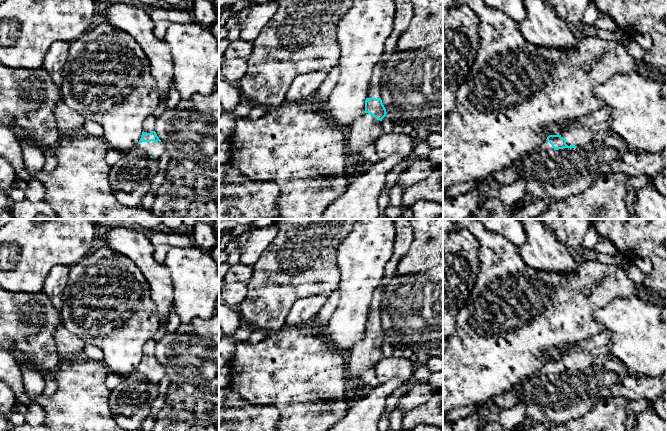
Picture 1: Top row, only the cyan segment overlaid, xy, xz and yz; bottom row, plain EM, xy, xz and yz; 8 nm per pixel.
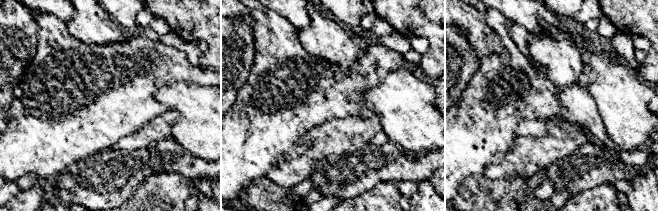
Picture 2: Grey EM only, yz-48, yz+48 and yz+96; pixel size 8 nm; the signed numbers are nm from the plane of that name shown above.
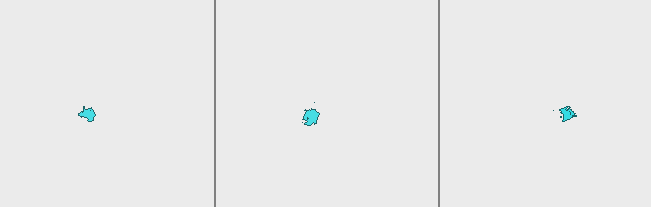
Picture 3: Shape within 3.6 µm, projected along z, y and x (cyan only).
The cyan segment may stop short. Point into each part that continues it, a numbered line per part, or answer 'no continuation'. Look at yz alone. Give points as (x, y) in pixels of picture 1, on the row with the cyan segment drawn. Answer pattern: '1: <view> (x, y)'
1: yz (582, 131)
2: yz (545, 146)

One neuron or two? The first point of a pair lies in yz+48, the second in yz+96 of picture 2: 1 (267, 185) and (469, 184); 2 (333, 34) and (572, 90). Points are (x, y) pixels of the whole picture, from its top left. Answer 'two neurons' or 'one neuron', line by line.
1: one neuron
2: one neuron

